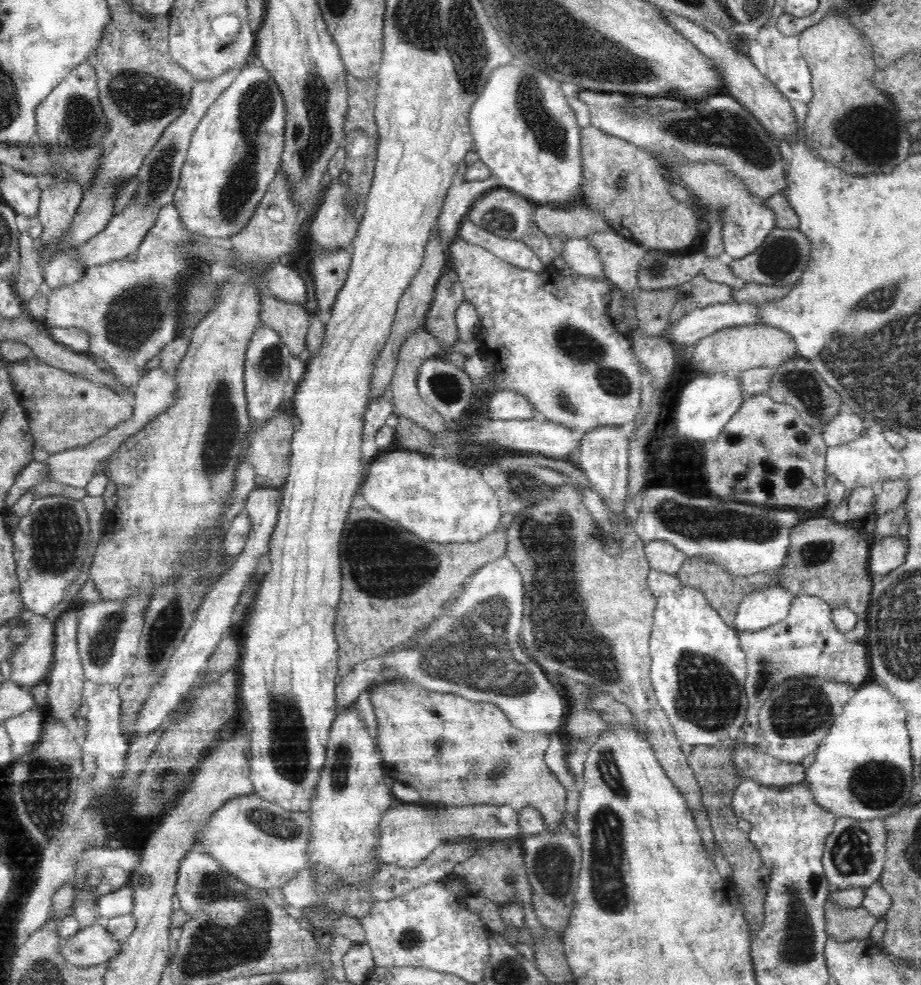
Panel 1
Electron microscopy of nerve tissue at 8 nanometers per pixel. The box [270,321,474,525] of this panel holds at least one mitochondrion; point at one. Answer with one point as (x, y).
(446, 387)

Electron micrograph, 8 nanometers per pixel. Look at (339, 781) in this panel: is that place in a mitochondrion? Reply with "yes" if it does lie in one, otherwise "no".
yes

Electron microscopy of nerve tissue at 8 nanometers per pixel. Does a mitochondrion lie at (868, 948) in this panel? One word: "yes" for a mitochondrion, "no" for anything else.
no

